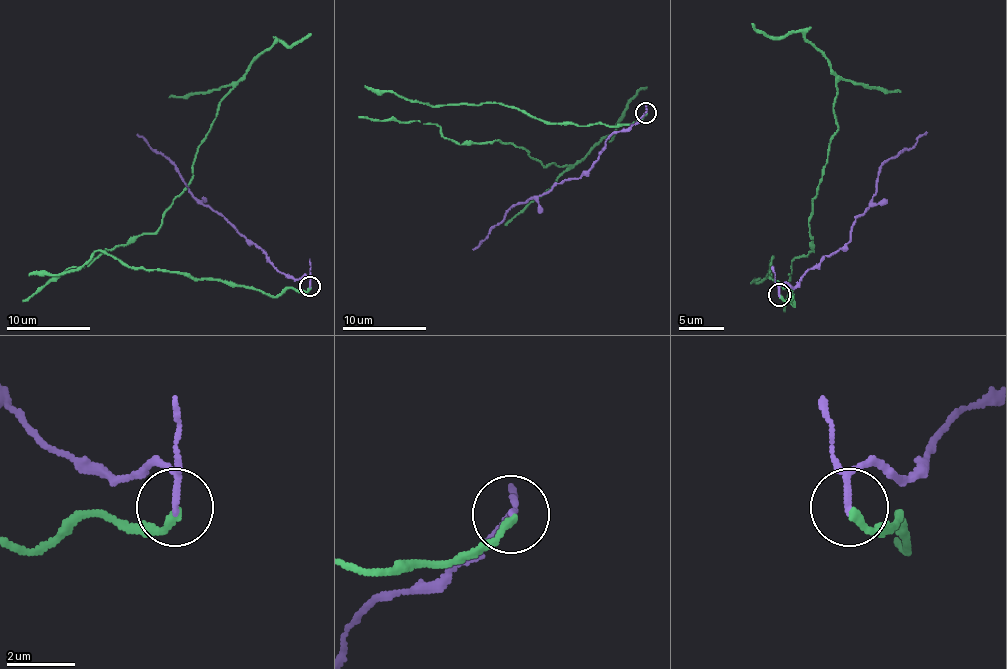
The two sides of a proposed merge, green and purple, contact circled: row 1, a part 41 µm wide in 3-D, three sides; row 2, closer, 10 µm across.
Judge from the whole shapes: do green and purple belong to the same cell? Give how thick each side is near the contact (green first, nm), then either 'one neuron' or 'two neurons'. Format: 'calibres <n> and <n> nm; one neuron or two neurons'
calibres 240 and 140 nm; two neurons

